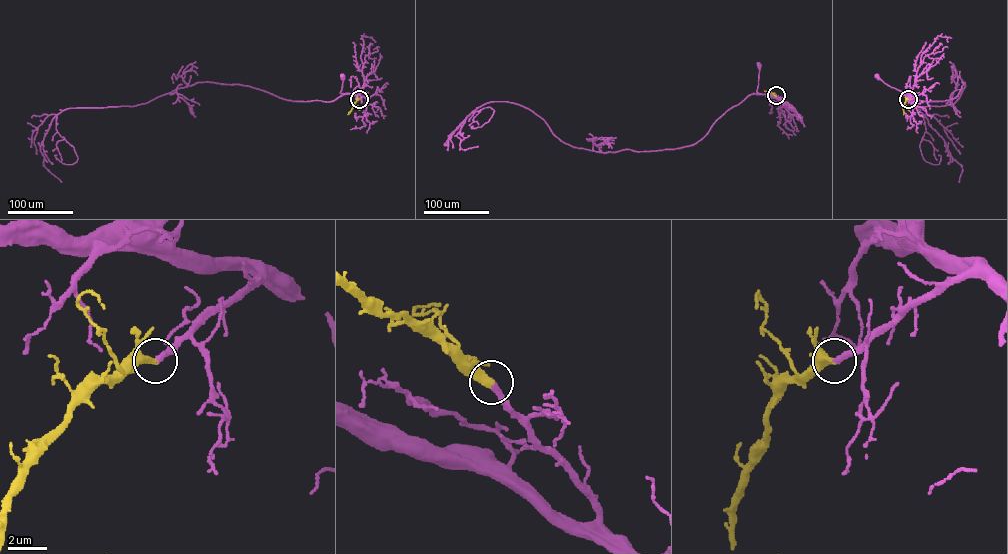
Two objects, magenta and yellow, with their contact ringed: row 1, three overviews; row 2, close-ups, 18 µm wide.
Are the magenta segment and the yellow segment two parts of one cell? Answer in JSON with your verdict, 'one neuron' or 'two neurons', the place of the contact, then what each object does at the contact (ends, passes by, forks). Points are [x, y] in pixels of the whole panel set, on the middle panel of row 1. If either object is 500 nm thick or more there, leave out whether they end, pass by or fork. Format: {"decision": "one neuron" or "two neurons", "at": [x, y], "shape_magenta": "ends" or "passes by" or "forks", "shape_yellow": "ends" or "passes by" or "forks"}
{"decision": "one neuron", "at": [776, 95], "shape_magenta": "ends", "shape_yellow": "ends"}

